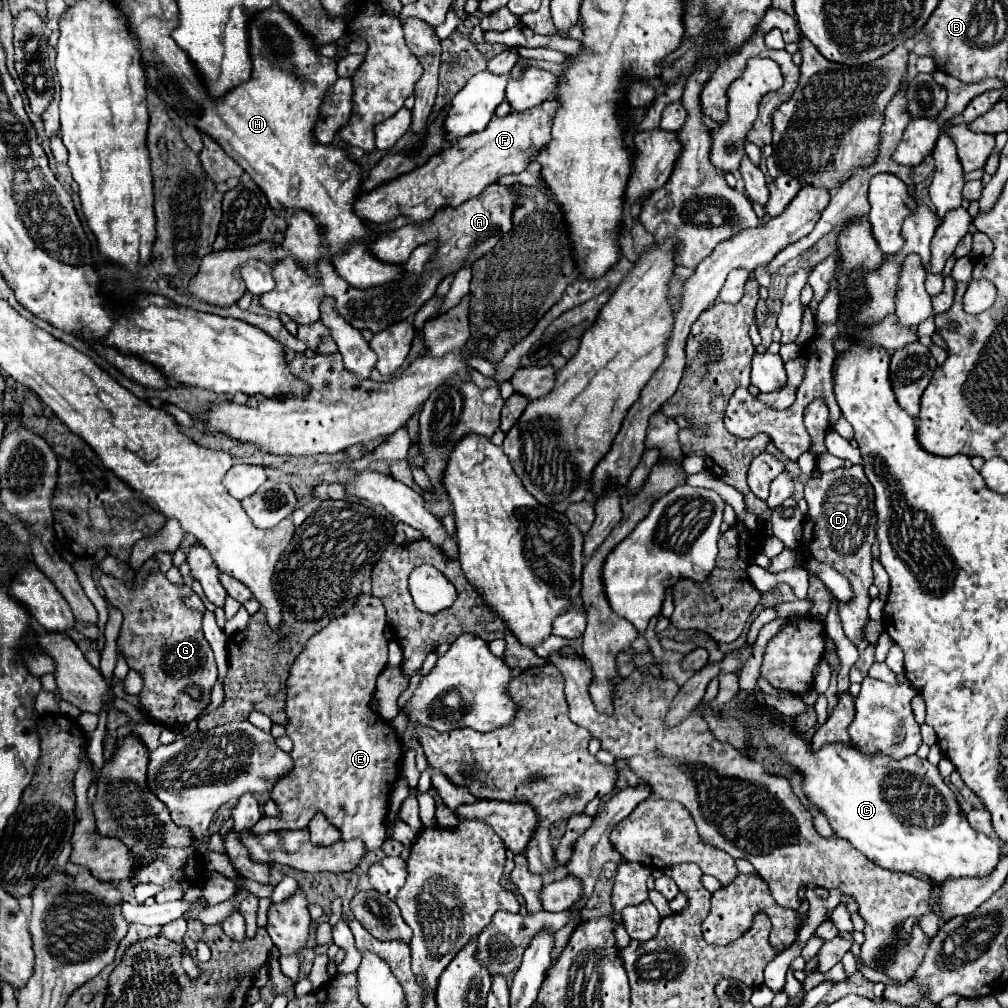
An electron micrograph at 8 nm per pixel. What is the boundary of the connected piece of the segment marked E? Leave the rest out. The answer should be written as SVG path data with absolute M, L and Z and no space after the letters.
M360 594L360 602L356 602L350 614L336 618L306 642L288 678L286 714L290 722L286 726L286 734L294 742L294 748L290 752L294 770L288 778L284 778L284 782L276 784L270 794L270 798L276 800L280 808L280 816L262 818L250 830L252 834L262 836L280 828L306 828L312 816L316 812L322 812L330 820L330 824L334 824L342 832L342 840L360 838L364 840L368 852L382 848L386 840L384 802L388 802L388 794L400 774L402 764L400 738L390 728L390 724L370 708L372 694L376 692L376 678L384 670L388 660L388 640L384 638L384 628L386 614L382 602L372 594Z

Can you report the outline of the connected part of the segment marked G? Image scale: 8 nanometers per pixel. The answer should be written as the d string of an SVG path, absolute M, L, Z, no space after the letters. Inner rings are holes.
M108 574L100 578L100 584L104 592L108 592L108 602L124 616L118 646L128 666L144 678L140 692L144 710L164 726L186 726L210 704L210 692L218 678L214 652L202 634L202 612L190 610L180 602L180 598L190 592L188 586L178 588L170 584L164 574L148 578L136 576L132 590ZM190 686L200 688L200 700L192 700L186 692Z

